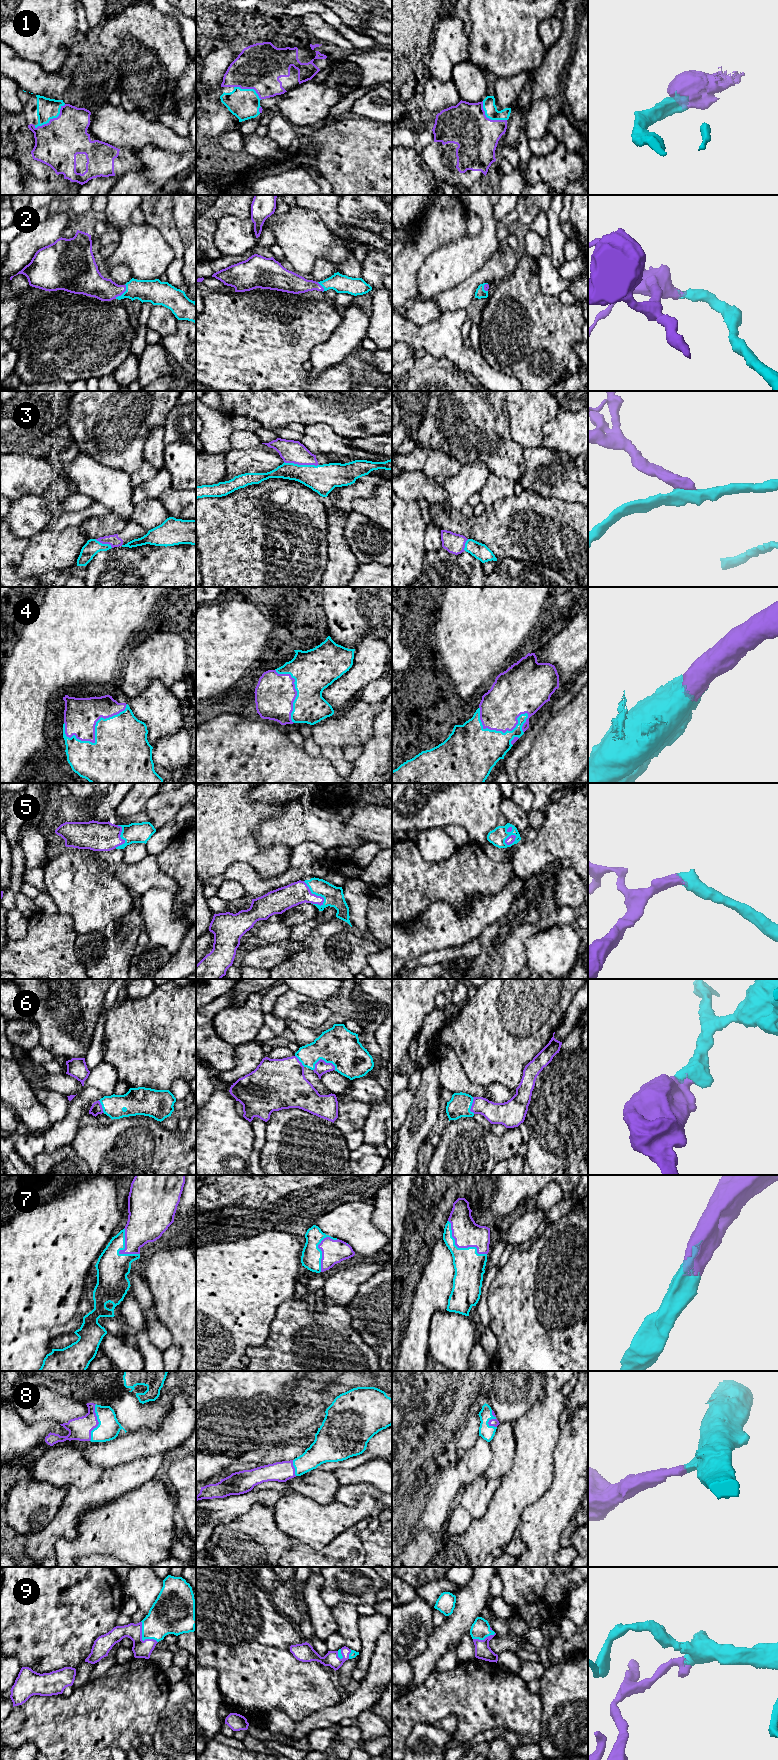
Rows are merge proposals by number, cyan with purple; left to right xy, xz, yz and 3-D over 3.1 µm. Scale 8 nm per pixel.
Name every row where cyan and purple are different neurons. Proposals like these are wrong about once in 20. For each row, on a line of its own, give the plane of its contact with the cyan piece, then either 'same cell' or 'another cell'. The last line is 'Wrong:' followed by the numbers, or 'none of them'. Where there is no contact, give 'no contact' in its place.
1: meets cyan in xy; same cell
2: meets cyan in xy; same cell
3: meets cyan in xz; same cell
4: meets cyan in xy; same cell
5: meets cyan in xz; same cell
6: meets cyan in xz; same cell
7: meets cyan in yz; same cell
8: meets cyan in xy; same cell
9: meets cyan in xy; same cell
Wrong: none of them

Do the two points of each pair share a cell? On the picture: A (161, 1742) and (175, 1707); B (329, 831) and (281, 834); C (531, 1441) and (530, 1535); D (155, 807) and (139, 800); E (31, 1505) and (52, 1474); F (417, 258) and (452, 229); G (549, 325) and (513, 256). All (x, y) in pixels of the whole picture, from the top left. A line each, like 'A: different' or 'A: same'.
A: same
B: same
C: different
D: different
E: different
F: same
G: different

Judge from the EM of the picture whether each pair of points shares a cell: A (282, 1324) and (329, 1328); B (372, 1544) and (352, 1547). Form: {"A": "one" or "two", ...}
{"A": "one", "B": "two"}

